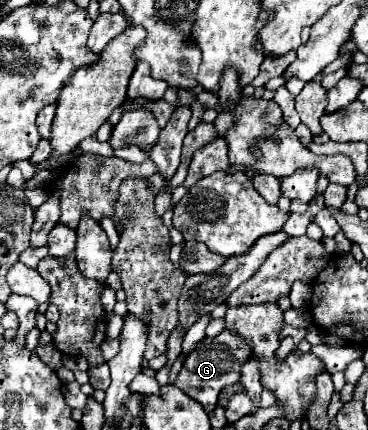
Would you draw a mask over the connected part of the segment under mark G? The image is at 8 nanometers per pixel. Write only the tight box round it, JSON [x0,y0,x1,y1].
[174,328,252,412]

